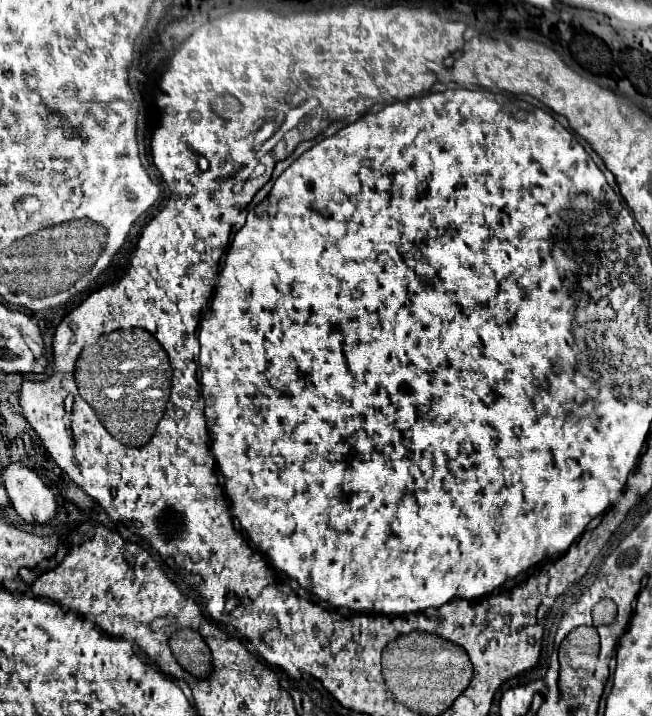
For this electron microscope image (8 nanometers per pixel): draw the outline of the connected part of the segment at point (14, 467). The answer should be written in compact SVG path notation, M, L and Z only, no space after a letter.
M12 463L2 471L2 481L12 507L24 521L44 525L56 519L56 497L34 471L20 463Z

